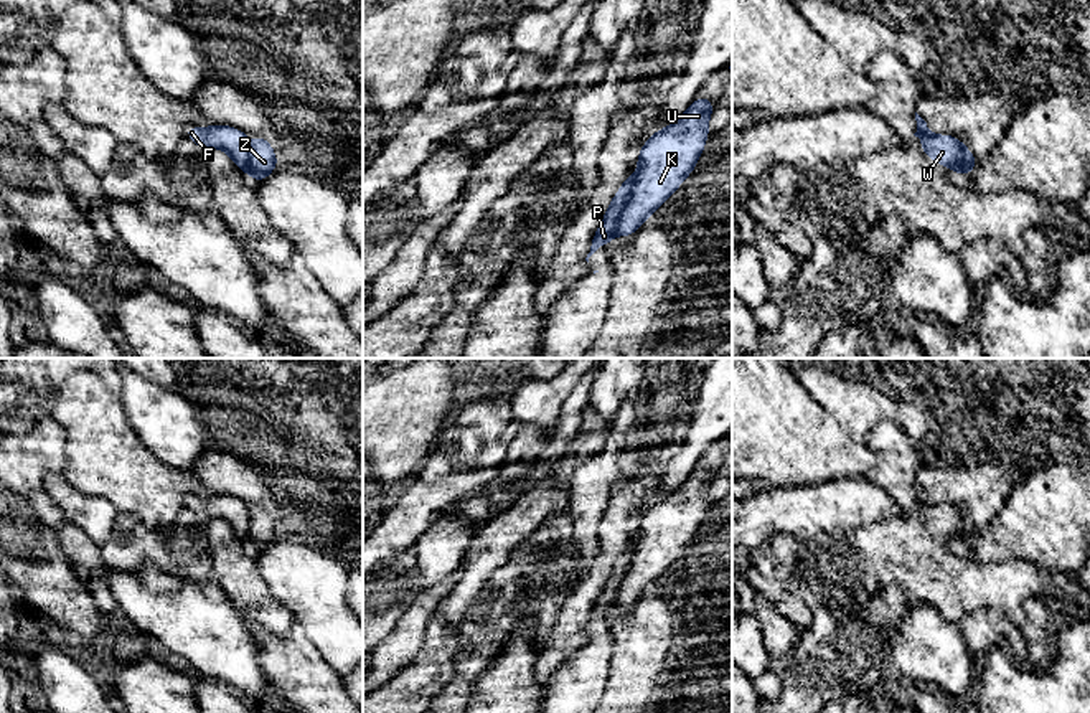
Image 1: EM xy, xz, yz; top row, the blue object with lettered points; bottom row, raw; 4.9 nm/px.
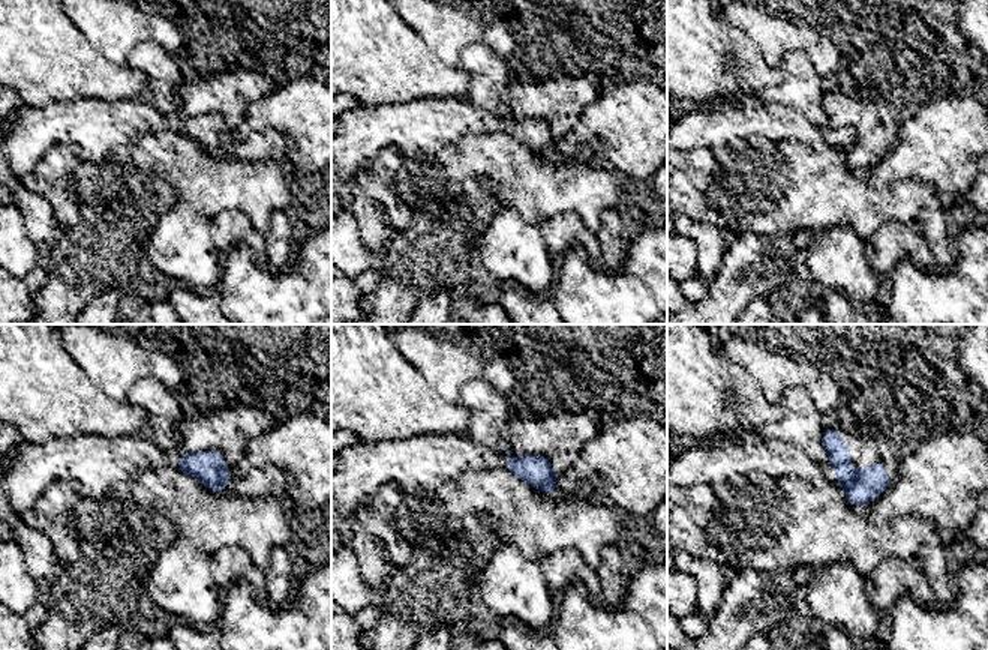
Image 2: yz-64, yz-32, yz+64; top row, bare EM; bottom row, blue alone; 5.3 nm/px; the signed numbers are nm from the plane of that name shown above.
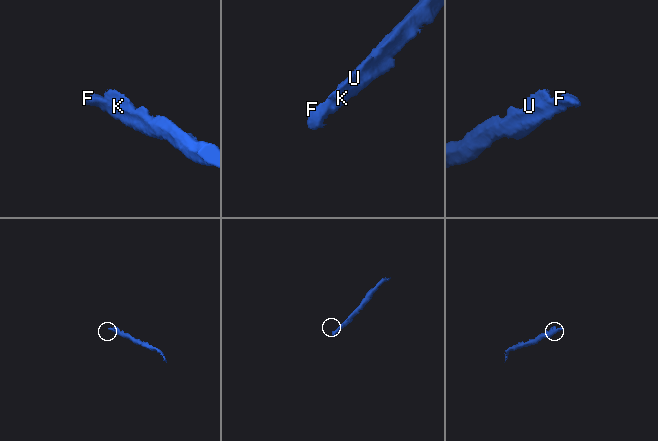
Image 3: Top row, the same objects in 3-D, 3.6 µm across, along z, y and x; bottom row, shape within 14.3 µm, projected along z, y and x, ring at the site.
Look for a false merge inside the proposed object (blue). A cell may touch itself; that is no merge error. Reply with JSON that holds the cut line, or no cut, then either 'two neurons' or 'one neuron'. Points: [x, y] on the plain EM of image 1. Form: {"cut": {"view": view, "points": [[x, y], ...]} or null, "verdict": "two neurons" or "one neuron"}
{"cut": {"view": "xz", "points": [[629, 565], [619, 588], [617, 603]]}, "verdict": "two neurons"}

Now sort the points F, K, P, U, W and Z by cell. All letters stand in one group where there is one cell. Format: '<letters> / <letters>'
F P W / K U Z

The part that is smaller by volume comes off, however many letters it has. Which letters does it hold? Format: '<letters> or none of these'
F, P, W

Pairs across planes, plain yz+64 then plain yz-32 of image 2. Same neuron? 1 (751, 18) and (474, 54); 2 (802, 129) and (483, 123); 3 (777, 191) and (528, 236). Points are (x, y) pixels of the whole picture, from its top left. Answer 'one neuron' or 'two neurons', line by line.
1: two neurons
2: one neuron
3: two neurons

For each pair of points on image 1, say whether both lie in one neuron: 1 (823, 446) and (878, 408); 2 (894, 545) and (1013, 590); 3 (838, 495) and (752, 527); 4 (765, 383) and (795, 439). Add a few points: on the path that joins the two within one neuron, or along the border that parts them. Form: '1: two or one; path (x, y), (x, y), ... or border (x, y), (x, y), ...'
1: two; border (818, 401), (858, 443)
2: one; path (924, 566), (944, 573), (957, 585), (983, 585)
3: one; path (817, 507), (774, 512)
4: one; path (765, 396), (765, 410), (782, 426)

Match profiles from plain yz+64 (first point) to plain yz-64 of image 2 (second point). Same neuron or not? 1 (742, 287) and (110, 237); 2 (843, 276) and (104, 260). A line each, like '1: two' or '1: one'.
1: one
2: two

